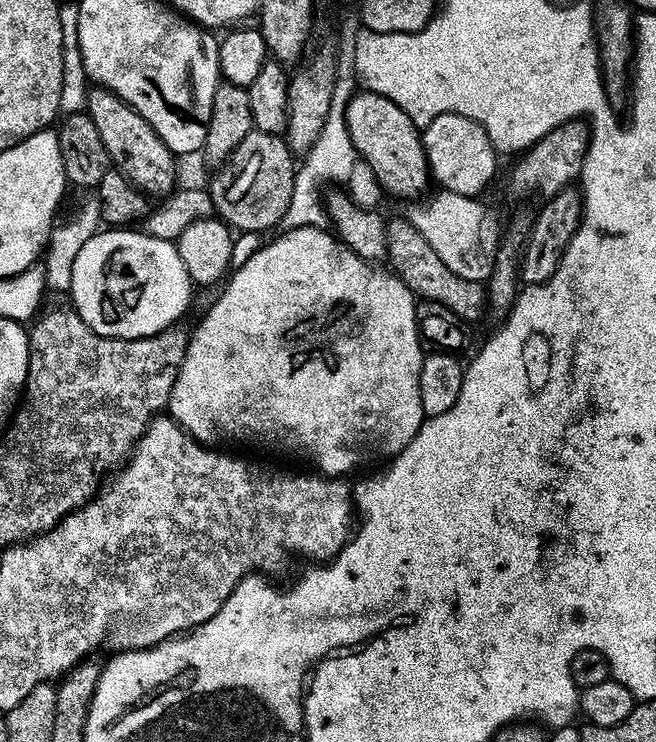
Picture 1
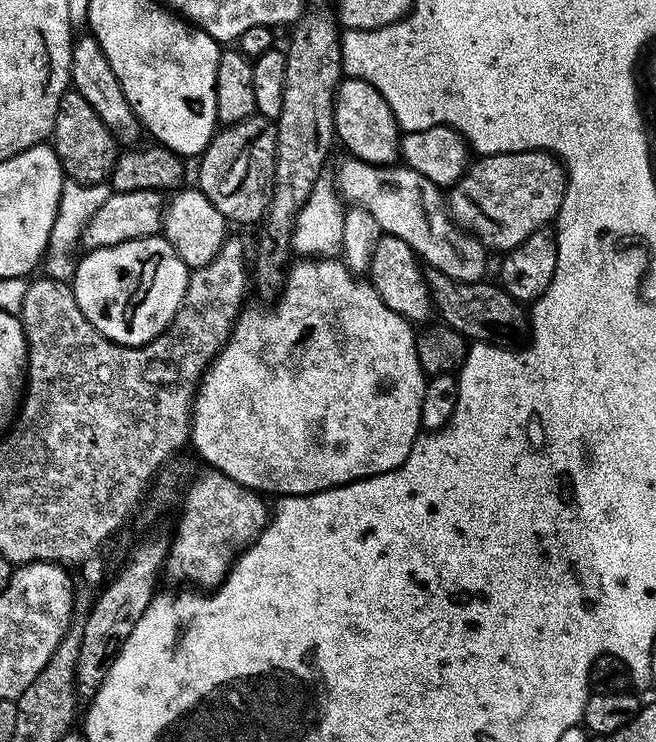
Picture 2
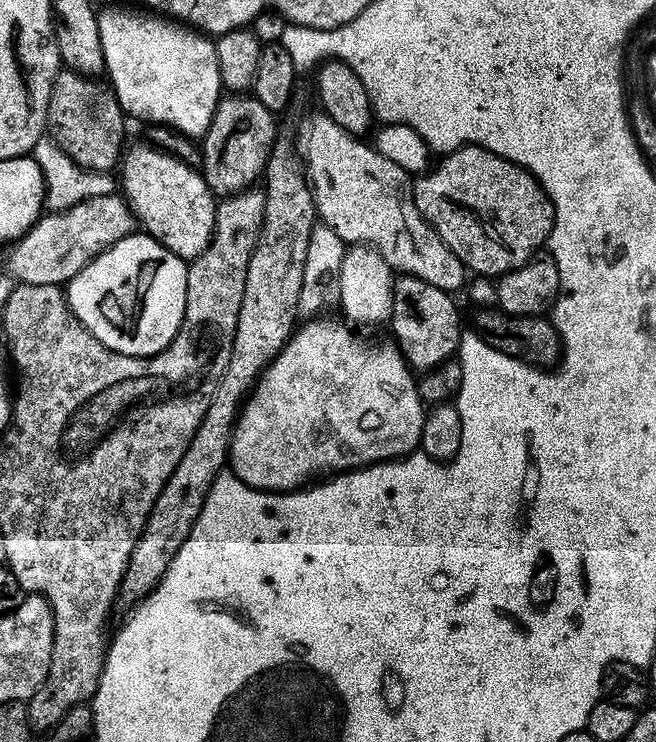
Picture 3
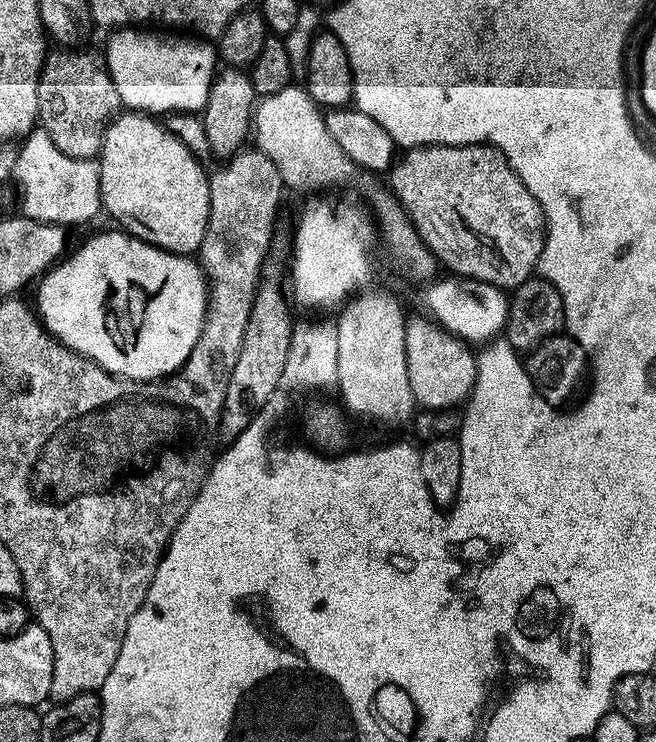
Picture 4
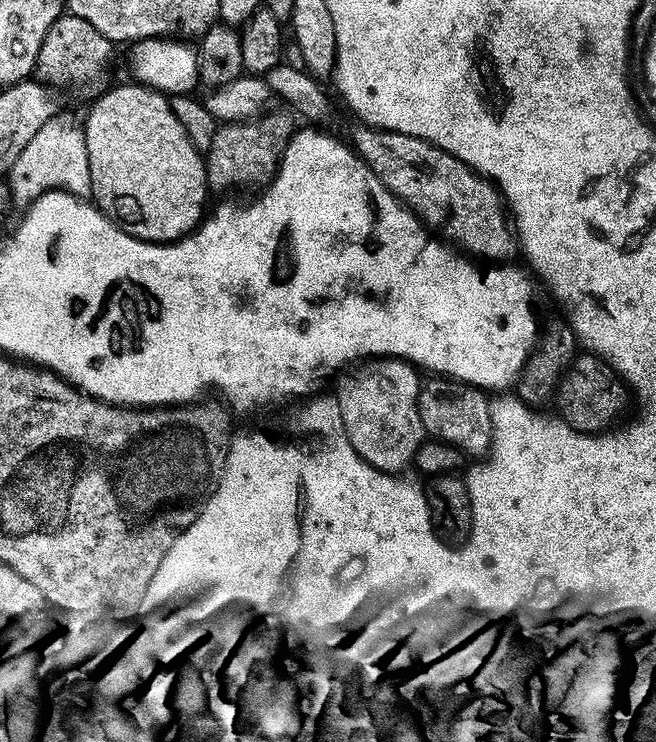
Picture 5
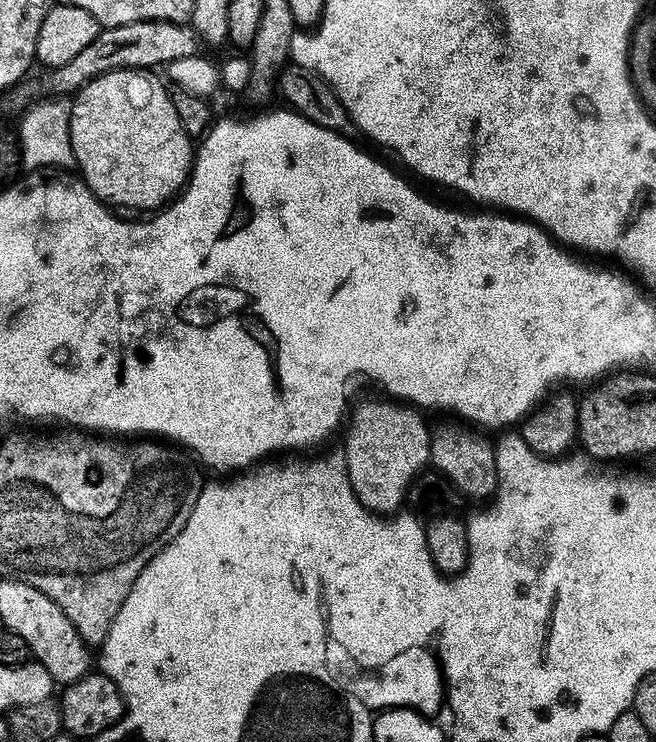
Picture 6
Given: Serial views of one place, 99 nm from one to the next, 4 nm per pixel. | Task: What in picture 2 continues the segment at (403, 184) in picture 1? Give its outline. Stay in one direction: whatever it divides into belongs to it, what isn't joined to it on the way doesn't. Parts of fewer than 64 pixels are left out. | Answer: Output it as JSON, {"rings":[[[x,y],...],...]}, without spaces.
{"rings":[[[357,76],[341,79],[334,98],[334,126],[336,140],[348,147],[349,157],[364,160],[368,164],[397,163],[402,133],[390,106],[386,106],[386,98],[382,98],[382,94],[378,94],[370,82],[360,80]]]}

